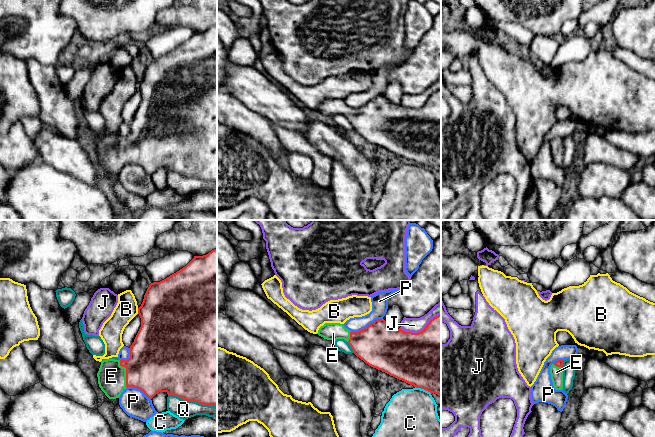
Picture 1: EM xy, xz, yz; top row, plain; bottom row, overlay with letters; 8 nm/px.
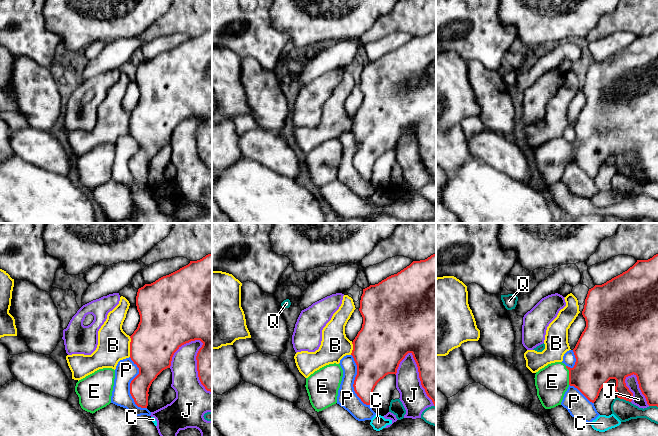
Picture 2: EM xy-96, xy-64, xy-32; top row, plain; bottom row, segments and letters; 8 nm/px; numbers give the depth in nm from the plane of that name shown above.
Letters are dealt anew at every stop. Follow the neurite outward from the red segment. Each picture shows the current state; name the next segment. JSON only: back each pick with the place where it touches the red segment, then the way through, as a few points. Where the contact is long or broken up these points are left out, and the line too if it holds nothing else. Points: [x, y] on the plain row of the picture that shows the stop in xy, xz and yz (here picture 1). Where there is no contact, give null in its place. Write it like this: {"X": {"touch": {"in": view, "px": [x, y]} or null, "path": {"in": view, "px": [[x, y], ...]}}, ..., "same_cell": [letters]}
{"E": {"touch": {"in": "xy", "px": [126, 149]}, "path": {"in": "xy", "px": [[155, 141], [126, 149], [111, 152]]}}, "same_cell": ["E"]}

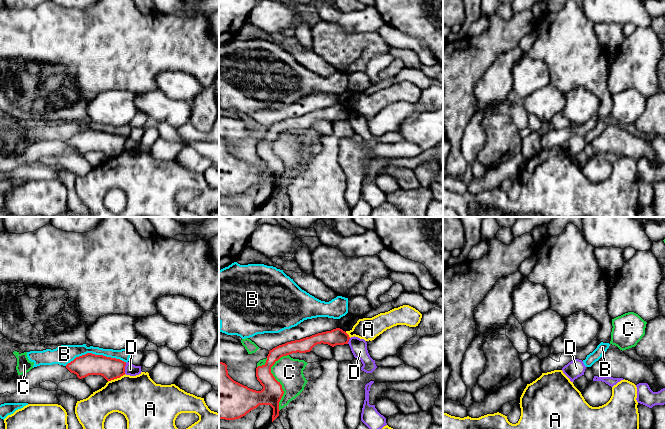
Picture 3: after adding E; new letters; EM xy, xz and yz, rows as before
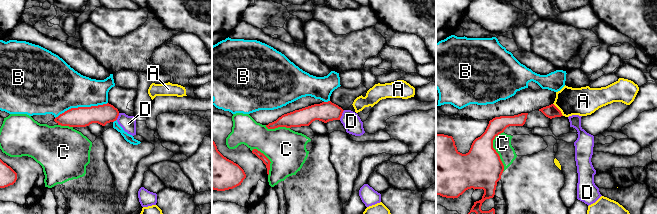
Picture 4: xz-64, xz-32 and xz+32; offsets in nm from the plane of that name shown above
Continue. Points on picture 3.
{"same_cell": []}

